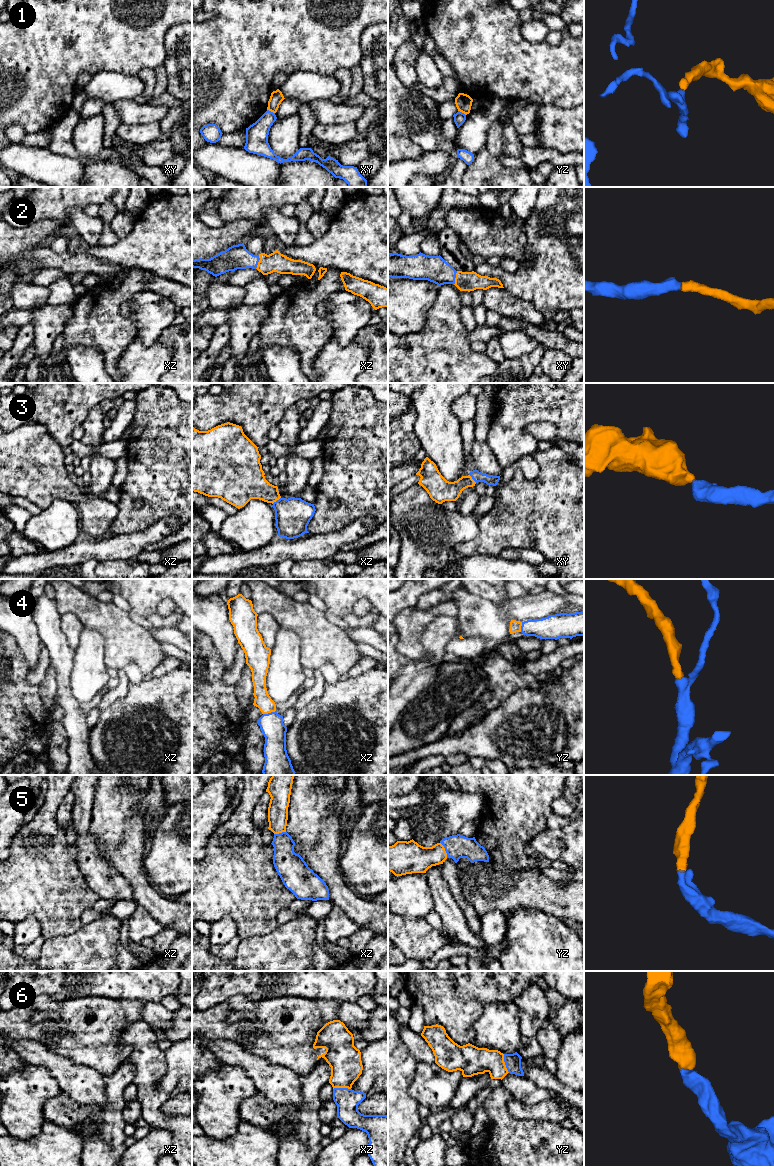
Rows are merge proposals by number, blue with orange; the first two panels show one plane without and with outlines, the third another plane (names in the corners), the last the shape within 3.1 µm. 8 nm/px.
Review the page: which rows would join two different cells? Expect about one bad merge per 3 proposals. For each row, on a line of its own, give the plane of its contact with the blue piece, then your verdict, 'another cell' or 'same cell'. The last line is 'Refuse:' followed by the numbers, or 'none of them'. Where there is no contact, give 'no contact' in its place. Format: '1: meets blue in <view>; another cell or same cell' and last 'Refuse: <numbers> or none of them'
1: meets blue in xy; another cell
2: meets blue in xz; same cell
3: meets blue in xz; same cell
4: meets blue in xz; same cell
5: meets blue in yz; same cell
6: meets blue in yz; same cell
Refuse: 1

